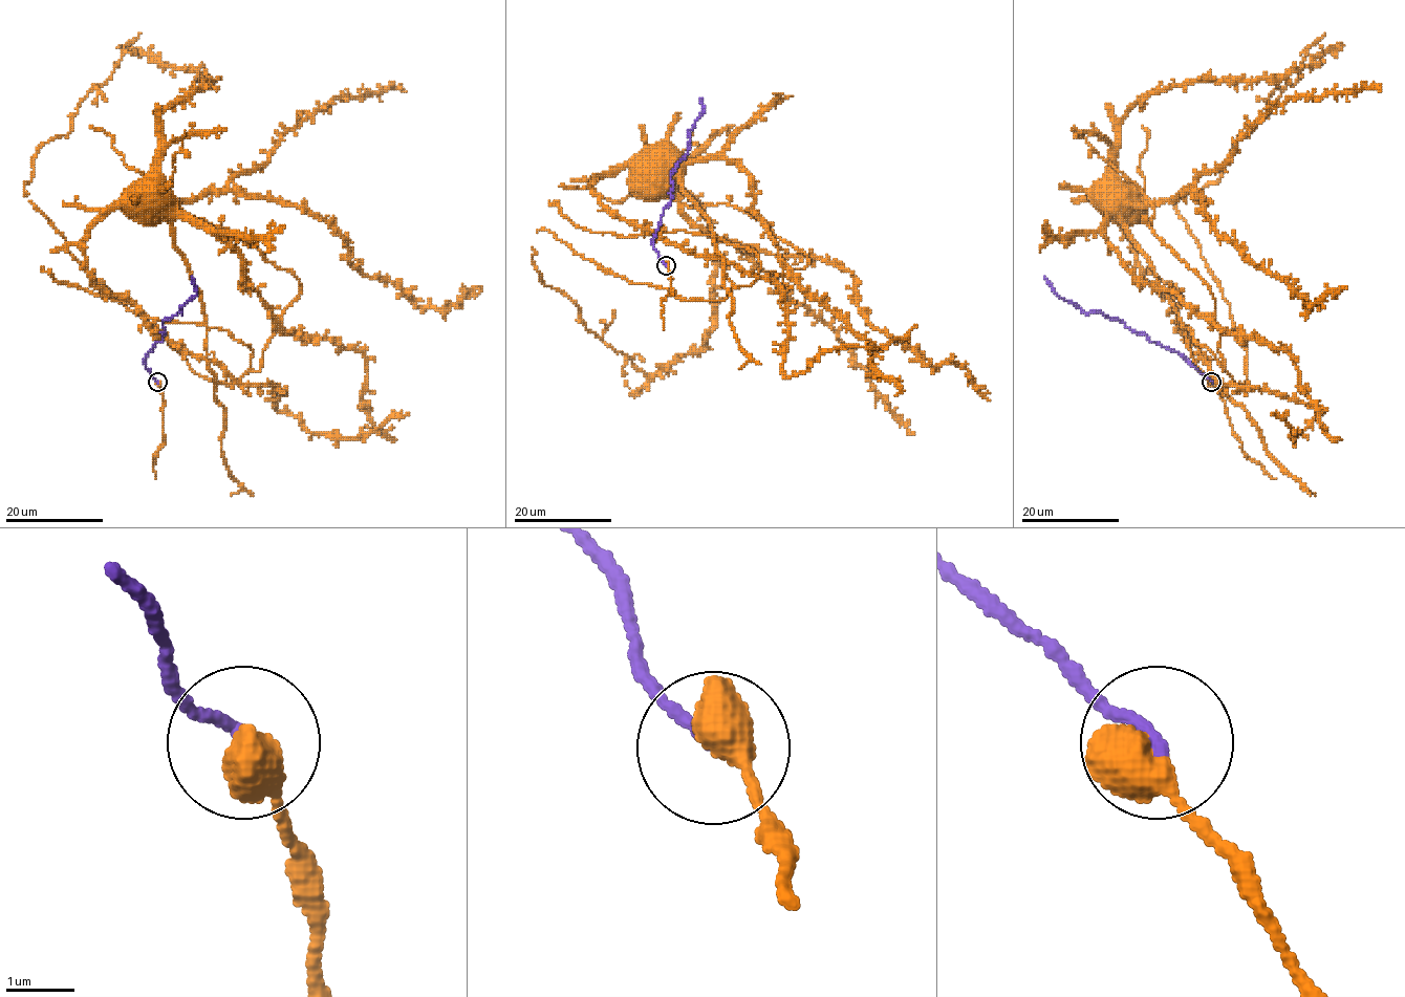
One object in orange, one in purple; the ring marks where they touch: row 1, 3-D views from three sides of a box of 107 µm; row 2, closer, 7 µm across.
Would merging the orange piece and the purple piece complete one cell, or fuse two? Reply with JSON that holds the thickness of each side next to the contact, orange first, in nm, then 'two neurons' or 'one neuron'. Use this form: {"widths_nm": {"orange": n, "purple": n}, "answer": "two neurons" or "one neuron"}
{"widths_nm": {"orange": 700, "purple": 200}, "answer": "one neuron"}

